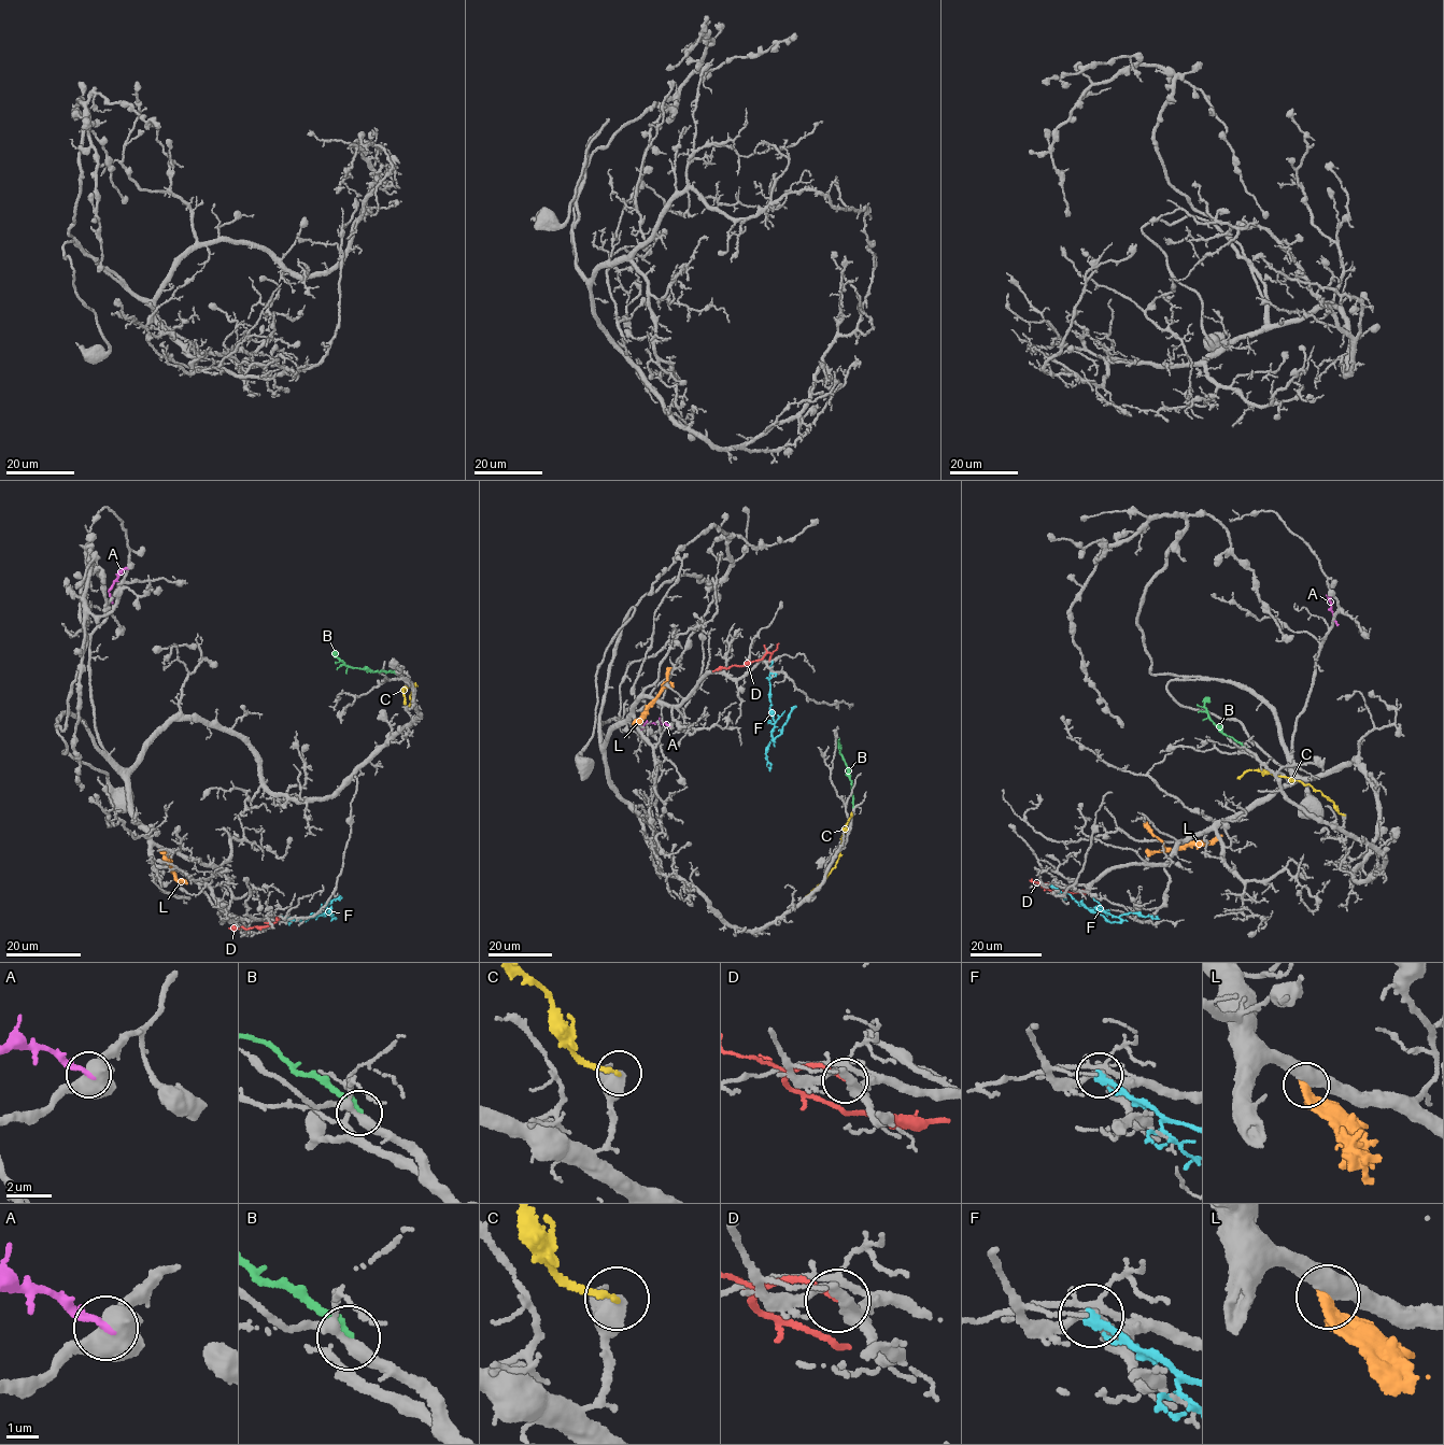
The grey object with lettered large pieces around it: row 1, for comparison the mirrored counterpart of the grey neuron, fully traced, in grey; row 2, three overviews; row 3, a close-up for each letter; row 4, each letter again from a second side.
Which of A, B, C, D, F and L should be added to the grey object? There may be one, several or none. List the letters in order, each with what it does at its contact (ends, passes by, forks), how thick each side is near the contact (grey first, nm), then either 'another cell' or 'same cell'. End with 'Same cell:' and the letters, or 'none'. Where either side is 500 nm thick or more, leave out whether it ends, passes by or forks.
A: 550/240 nm | another cell
B: it ends | 320/260 nm | same cell
C: it ends | 440/170 nm | another cell
D: it ends | 320/150 nm | another cell
F: it ends | 260/300 nm | another cell
L: 500/650 nm | another cell
Same cell: B

